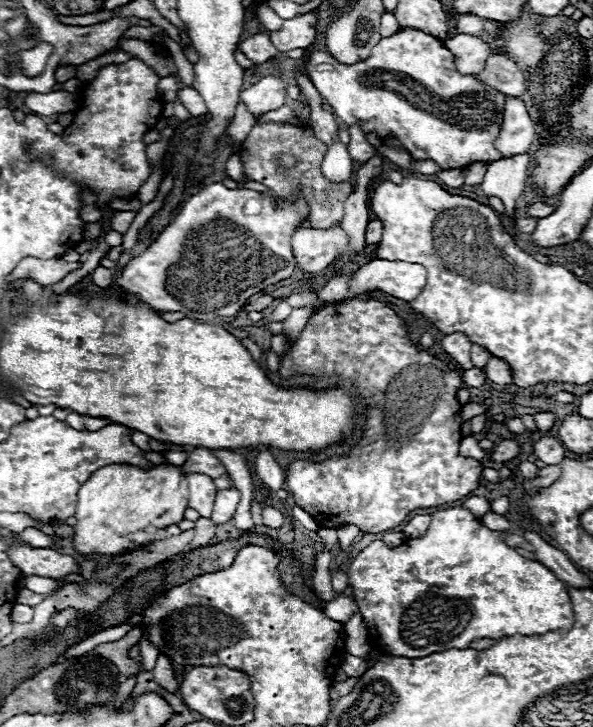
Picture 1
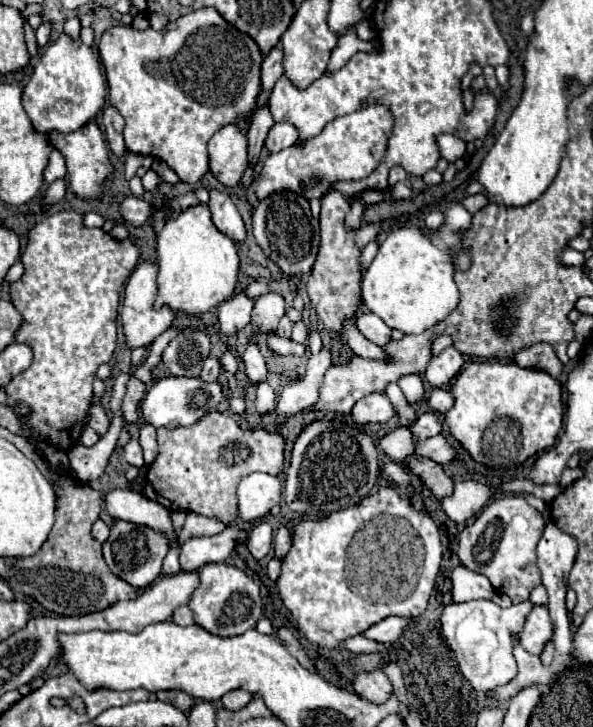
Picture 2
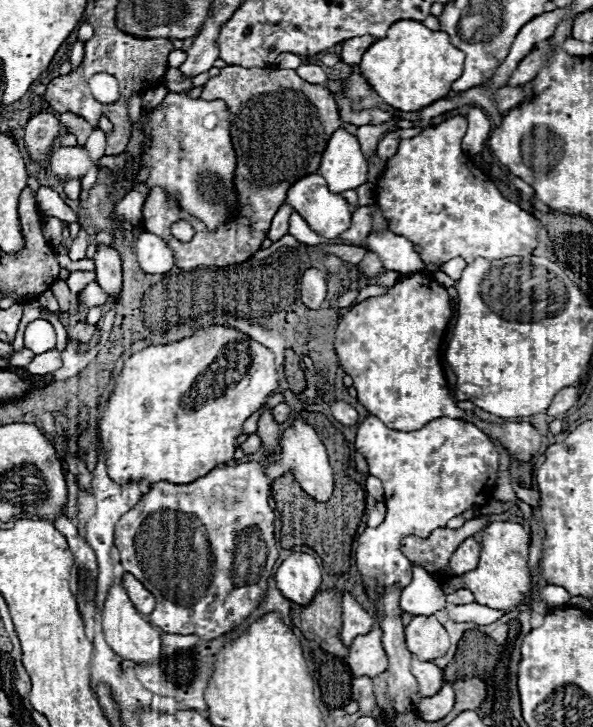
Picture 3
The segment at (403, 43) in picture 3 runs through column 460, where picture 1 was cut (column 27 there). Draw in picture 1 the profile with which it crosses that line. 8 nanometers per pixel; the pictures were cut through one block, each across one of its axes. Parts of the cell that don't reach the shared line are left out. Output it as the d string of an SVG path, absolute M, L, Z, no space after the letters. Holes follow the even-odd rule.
M38 44L38 46L32 48L32 50L20 52L24 74L28 74L28 76L38 76L38 74L44 70L50 52L52 52L52 46L50 46L50 44Z

